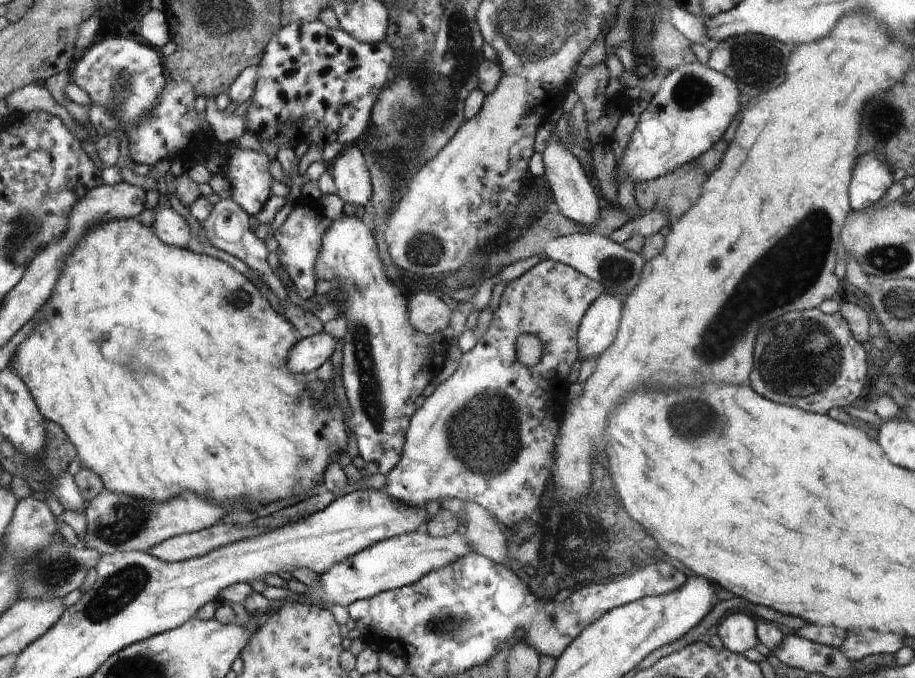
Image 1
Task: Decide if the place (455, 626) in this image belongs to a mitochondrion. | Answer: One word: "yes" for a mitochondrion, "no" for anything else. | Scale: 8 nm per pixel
yes

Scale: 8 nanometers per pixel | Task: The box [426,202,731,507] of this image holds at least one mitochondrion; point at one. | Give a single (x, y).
(482, 432)

